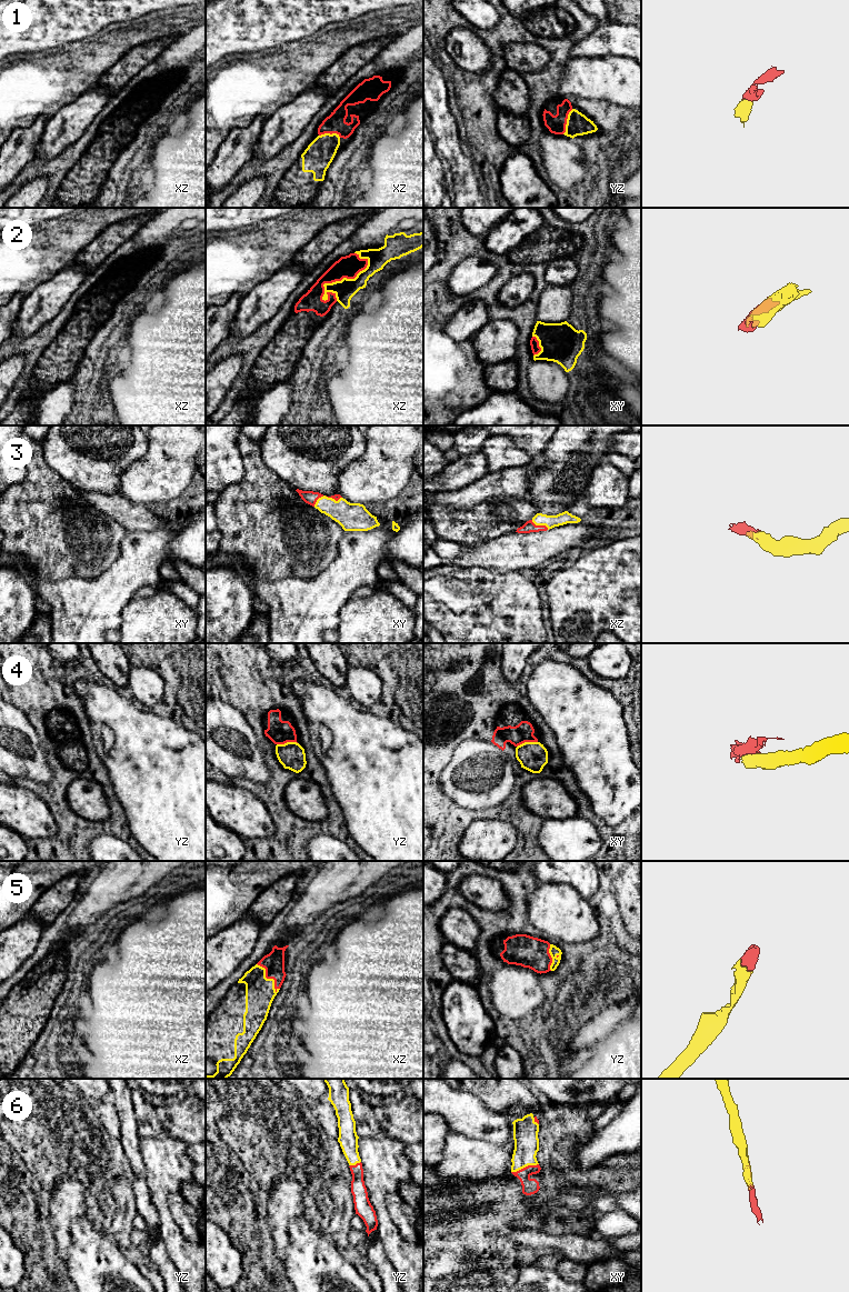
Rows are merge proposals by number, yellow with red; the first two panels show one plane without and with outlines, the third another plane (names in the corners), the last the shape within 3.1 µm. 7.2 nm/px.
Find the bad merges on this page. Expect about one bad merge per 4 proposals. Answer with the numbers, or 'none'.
4

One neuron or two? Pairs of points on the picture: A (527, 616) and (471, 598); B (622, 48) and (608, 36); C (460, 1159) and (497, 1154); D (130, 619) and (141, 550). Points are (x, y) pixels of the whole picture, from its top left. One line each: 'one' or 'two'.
A: one
B: one
C: one
D: two

